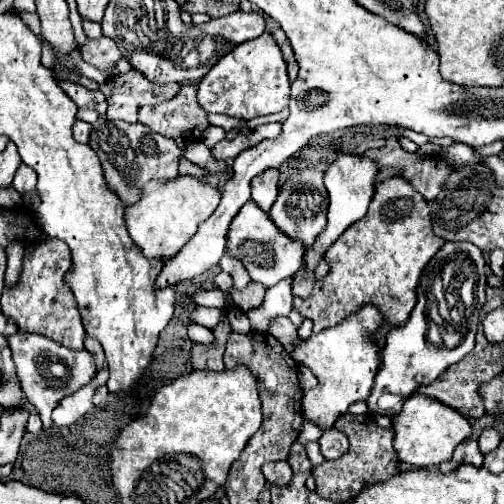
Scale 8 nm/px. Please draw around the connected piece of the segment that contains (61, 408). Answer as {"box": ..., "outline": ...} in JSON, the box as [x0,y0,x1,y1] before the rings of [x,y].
{"box":[52,367,108,425],"outline":[[[104,367],[100,373],[96,373],[96,377],[84,385],[84,389],[78,389],[76,393],[72,393],[72,397],[64,397],[64,401],[60,401],[60,405],[56,405],[56,409],[52,411],[52,421],[54,425],[72,425],[76,423],[80,417],[84,417],[92,407],[92,397],[96,393],[96,389],[100,385],[104,385],[108,381],[108,369]]]}

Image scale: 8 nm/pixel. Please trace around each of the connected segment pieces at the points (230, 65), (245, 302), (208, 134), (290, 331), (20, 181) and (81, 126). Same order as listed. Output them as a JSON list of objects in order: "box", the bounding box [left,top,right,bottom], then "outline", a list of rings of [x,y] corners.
[{"box":[198,31,290,119],"outline":[[[266,31],[258,39],[238,45],[224,55],[198,83],[198,103],[208,113],[222,113],[238,119],[254,119],[280,113],[290,103],[290,79],[280,47]]]},{"box":[228,283,266,311],"outline":[[[248,283],[248,287],[246,287],[246,289],[236,291],[236,289],[232,287],[228,293],[232,295],[234,303],[236,303],[242,311],[248,311],[248,309],[254,309],[254,307],[260,307],[260,305],[262,305],[264,291],[266,291],[266,287],[264,287],[264,285]]]},{"box":[202,127,224,149],"outline":[[[208,127],[208,129],[204,131],[202,143],[212,149],[212,145],[216,145],[216,143],[222,141],[222,139],[224,139],[224,129],[220,129],[220,127]]]},{"box":[270,317,296,353],"outline":[[[276,317],[270,323],[270,333],[276,335],[276,339],[284,345],[284,349],[290,353],[294,341],[296,341],[296,327],[288,317]]]},{"box":[12,163,36,195],"outline":[[[22,163],[22,165],[18,167],[18,171],[16,171],[16,177],[14,177],[12,185],[14,185],[14,189],[16,189],[20,195],[36,191],[36,171],[34,171],[32,167],[28,167],[28,165]]]},{"box":[74,121,92,143],"outline":[[[76,121],[76,125],[74,125],[74,139],[80,141],[80,143],[88,143],[90,131],[92,131],[92,125],[90,125],[90,123],[86,123],[86,121]]]}]

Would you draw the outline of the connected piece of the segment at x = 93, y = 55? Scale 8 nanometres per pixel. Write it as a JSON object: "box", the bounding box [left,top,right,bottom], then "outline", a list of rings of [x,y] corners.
{"box":[82,37,124,75],"outline":[[[100,37],[100,39],[92,39],[82,47],[82,57],[86,63],[94,65],[96,69],[100,69],[106,75],[112,75],[116,71],[116,63],[124,57],[122,51],[118,49],[116,41],[112,41],[110,37]]]}

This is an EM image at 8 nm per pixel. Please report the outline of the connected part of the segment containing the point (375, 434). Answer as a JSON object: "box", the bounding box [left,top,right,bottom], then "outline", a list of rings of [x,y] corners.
{"box":[312,413,400,503],"outline":[[[346,413],[336,421],[336,429],[342,429],[350,441],[350,449],[336,461],[324,461],[322,465],[312,469],[312,475],[316,477],[316,493],[324,499],[332,499],[338,503],[346,503],[354,499],[356,493],[360,493],[364,487],[388,481],[388,477],[394,477],[400,471],[400,461],[396,461],[396,451],[392,445],[394,433],[390,429],[382,429],[374,423],[370,415],[350,415]]]}

